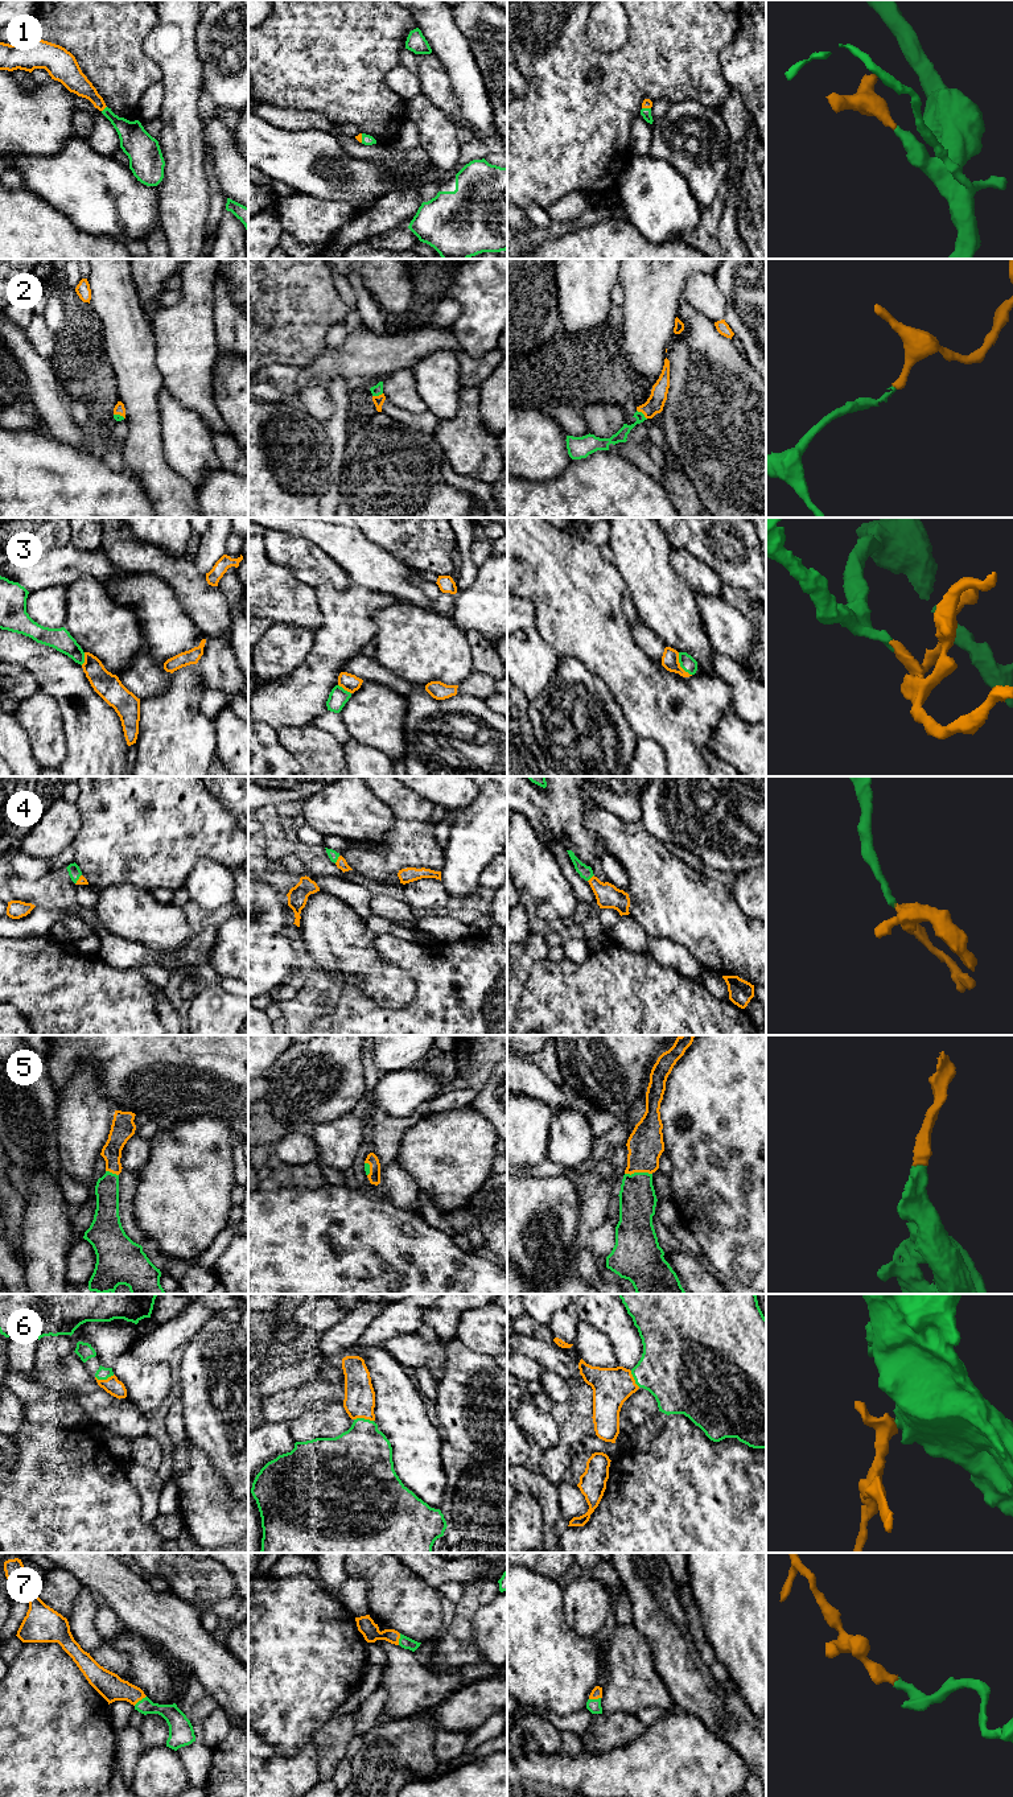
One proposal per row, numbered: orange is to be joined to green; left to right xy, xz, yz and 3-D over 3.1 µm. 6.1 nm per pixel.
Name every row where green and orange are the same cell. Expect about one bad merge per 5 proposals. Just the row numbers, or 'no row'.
1, 2, 3, 4, 5, 6, 7

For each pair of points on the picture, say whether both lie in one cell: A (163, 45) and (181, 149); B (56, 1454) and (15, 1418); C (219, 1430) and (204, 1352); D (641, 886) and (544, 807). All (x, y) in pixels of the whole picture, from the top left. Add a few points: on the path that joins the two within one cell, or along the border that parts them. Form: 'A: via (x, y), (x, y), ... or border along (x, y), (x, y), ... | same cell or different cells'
A: via (181, 71), (181, 123) | same cell
B: border along (25, 1418), (20, 1430), (13, 1437) | different cells
C: via (219, 1410), (219, 1372) | same cell
D: border along (588, 811), (587, 828), (597, 841) | different cells

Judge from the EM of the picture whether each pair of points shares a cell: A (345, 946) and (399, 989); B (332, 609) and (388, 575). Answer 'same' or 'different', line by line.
A: same
B: different

